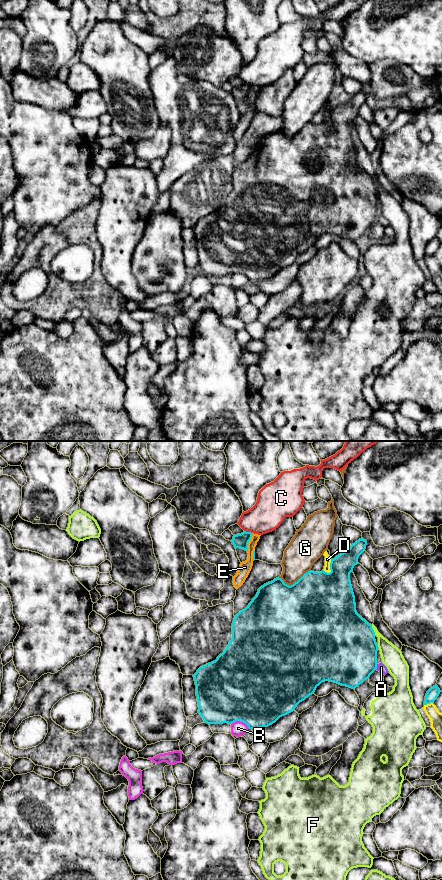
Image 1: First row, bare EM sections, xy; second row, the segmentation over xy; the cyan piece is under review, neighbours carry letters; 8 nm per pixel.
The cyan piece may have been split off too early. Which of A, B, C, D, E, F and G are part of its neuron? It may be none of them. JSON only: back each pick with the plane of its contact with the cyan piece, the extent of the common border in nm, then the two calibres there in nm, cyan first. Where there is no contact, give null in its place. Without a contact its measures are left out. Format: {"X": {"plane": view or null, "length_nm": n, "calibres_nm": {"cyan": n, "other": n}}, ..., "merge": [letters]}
{"merge": []}

